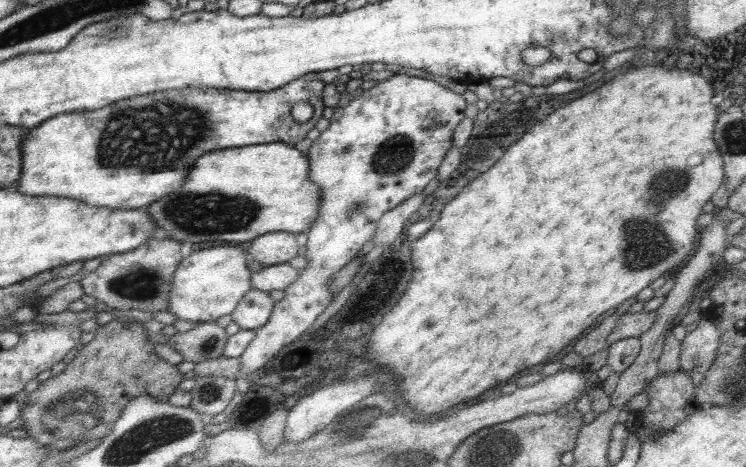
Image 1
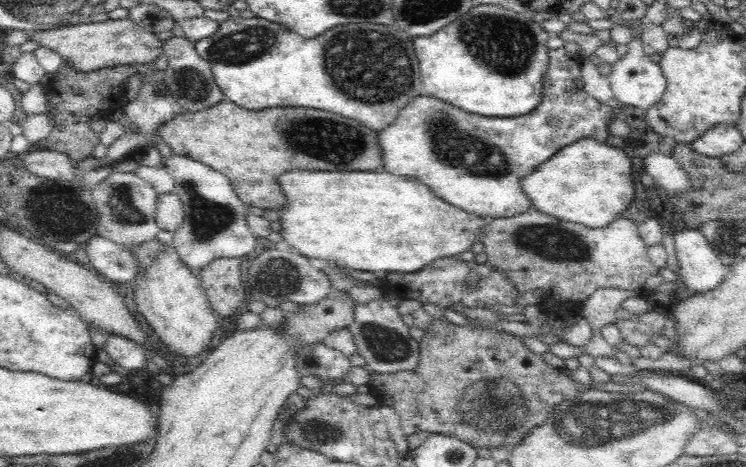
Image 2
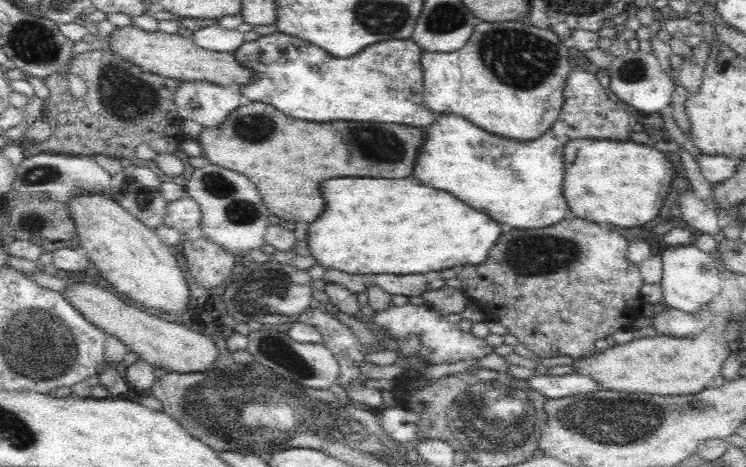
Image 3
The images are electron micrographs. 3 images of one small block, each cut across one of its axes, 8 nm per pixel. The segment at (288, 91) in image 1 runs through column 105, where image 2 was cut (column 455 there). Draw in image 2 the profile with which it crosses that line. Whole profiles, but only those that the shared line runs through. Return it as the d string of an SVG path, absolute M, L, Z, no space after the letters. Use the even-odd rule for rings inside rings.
M562 46L554 50L550 49L548 52L548 68L542 76L542 100L537 108L534 108L532 112L524 114L524 116L514 116L514 118L490 118L488 116L481 116L478 114L473 114L463 110L462 108L457 108L454 104L449 104L444 100L439 100L434 96L429 96L428 94L422 94L422 96L416 96L414 100L410 100L400 112L398 116L394 118L394 124L390 124L378 132L377 143L379 146L379 151L381 152L382 168L386 172L398 176L410 176L412 180L416 180L421 184L426 184L426 187L430 189L438 198L445 200L448 204L465 210L466 212L472 212L475 215L485 217L492 216L493 218L514 216L524 212L526 209L530 208L530 201L527 196L520 189L520 178L530 174L532 170L538 168L538 164L542 161L548 160L552 155L556 155L558 150L564 148L564 146L572 144L581 138L593 138L600 143L604 143L607 136L610 134L607 129L607 124L609 120L614 118L616 113L620 113L615 104L602 104L597 102L592 96L586 92L585 86L583 85L583 79L581 78L580 62L575 56L571 47Z

